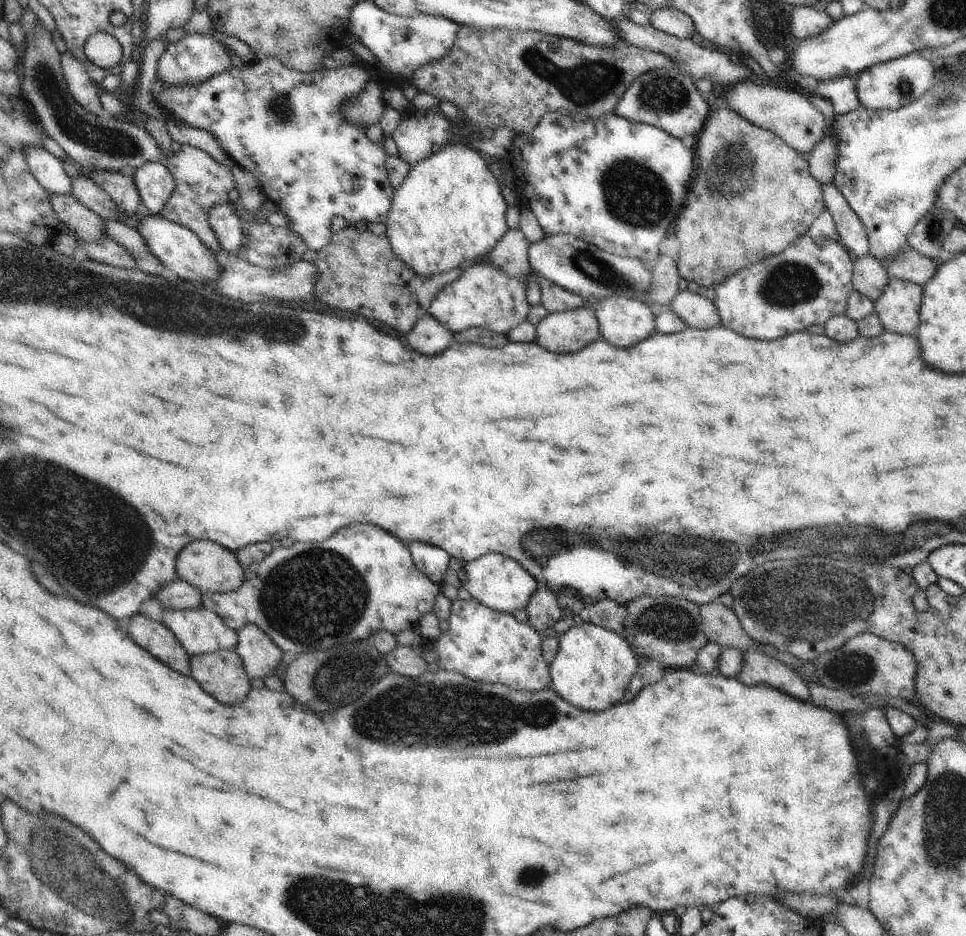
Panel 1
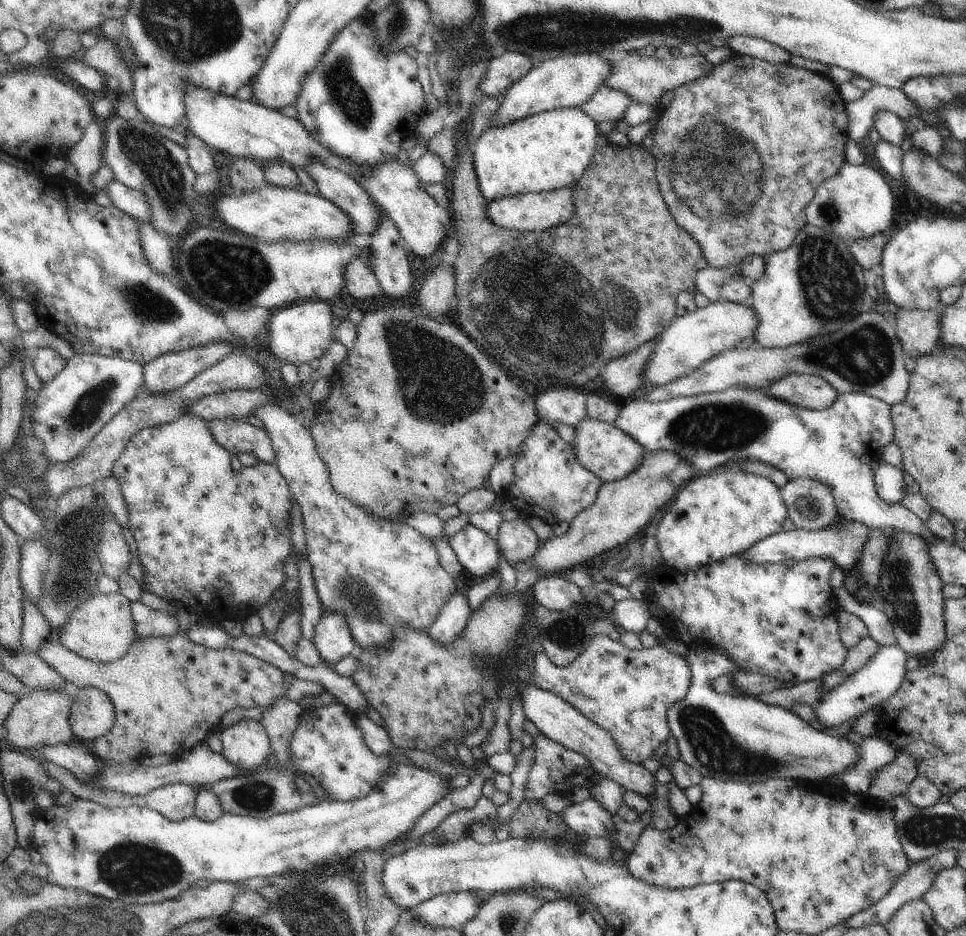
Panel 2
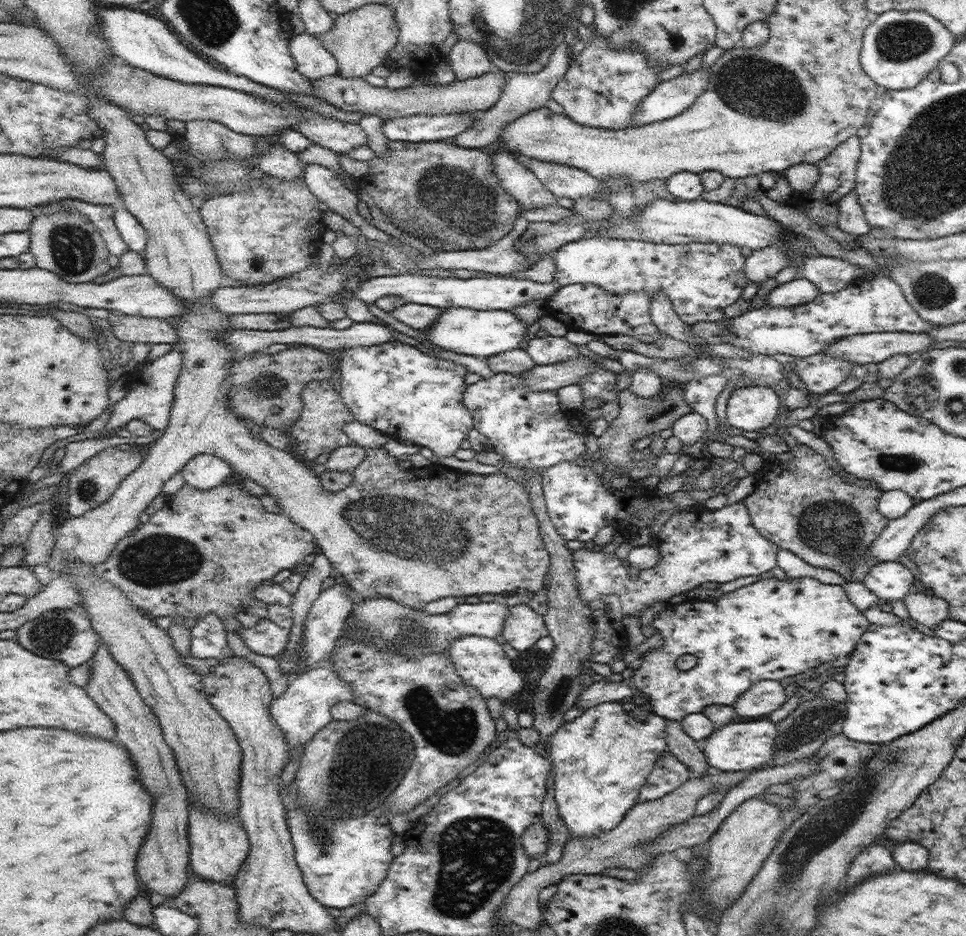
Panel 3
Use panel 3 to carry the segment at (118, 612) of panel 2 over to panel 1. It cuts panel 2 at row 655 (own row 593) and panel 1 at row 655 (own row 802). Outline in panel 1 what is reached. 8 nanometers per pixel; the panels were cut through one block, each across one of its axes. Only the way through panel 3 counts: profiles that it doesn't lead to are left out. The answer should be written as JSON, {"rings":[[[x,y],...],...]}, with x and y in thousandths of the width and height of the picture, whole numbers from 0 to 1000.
{"rings":[[[243,694],[200,701],[198,714],[200,726],[204,726],[212,739],[225,744],[225,750],[233,750],[237,754],[249,752],[260,737],[252,705]]]}

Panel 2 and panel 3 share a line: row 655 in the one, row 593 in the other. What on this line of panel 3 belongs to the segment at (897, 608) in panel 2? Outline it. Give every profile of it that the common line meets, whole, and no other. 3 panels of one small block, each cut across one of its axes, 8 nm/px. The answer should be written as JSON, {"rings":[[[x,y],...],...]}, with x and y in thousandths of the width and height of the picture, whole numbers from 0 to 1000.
{"rings":[[[941,632],[933,639],[943,662],[966,671],[982,660],[982,643],[964,635],[964,632]]]}

